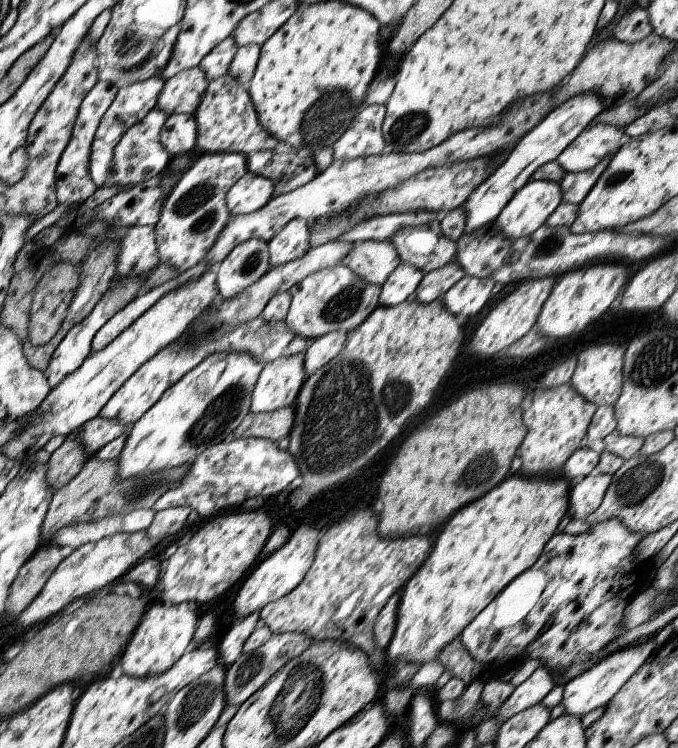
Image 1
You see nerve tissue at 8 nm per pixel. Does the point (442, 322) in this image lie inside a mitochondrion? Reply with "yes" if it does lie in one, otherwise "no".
no

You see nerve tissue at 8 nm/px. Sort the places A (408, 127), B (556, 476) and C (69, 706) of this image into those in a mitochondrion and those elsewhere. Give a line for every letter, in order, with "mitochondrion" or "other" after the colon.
A: mitochondrion
B: other
C: other

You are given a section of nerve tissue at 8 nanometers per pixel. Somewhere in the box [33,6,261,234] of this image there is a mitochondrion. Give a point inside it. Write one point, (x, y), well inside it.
(129, 48)

